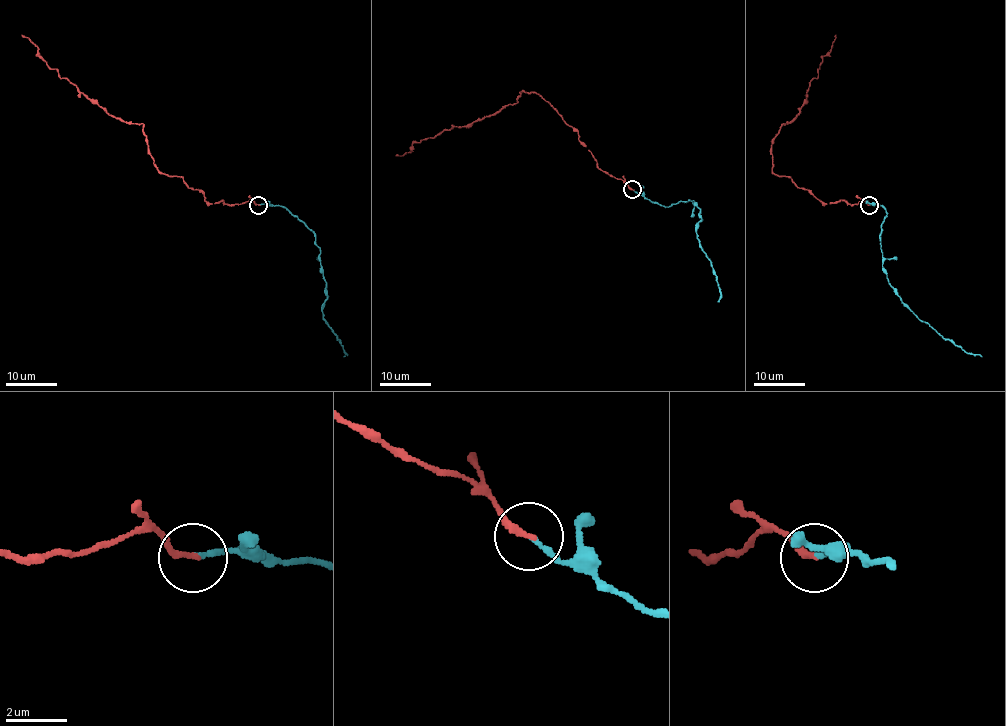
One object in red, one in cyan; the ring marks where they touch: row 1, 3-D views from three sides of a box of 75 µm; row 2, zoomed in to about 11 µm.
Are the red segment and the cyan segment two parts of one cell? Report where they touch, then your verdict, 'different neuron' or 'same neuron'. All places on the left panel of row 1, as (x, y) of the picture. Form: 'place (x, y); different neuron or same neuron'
place (258, 205); same neuron

